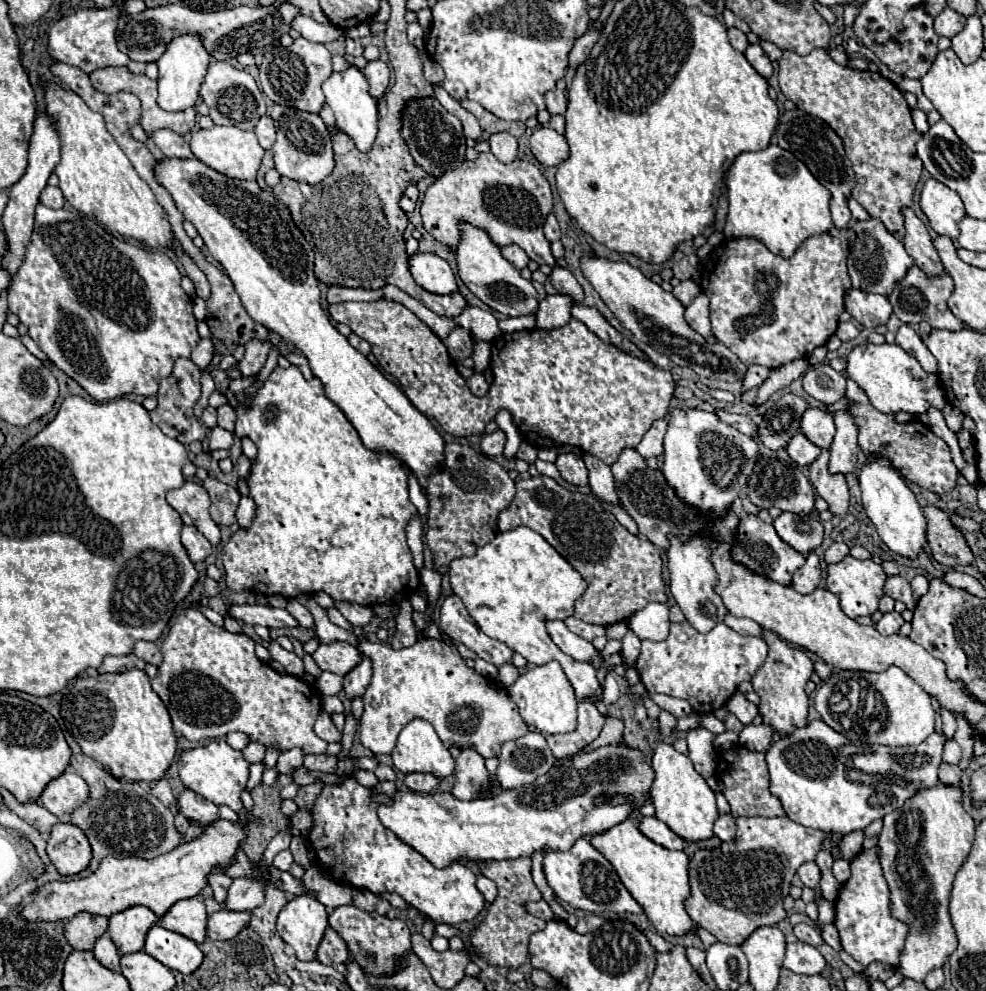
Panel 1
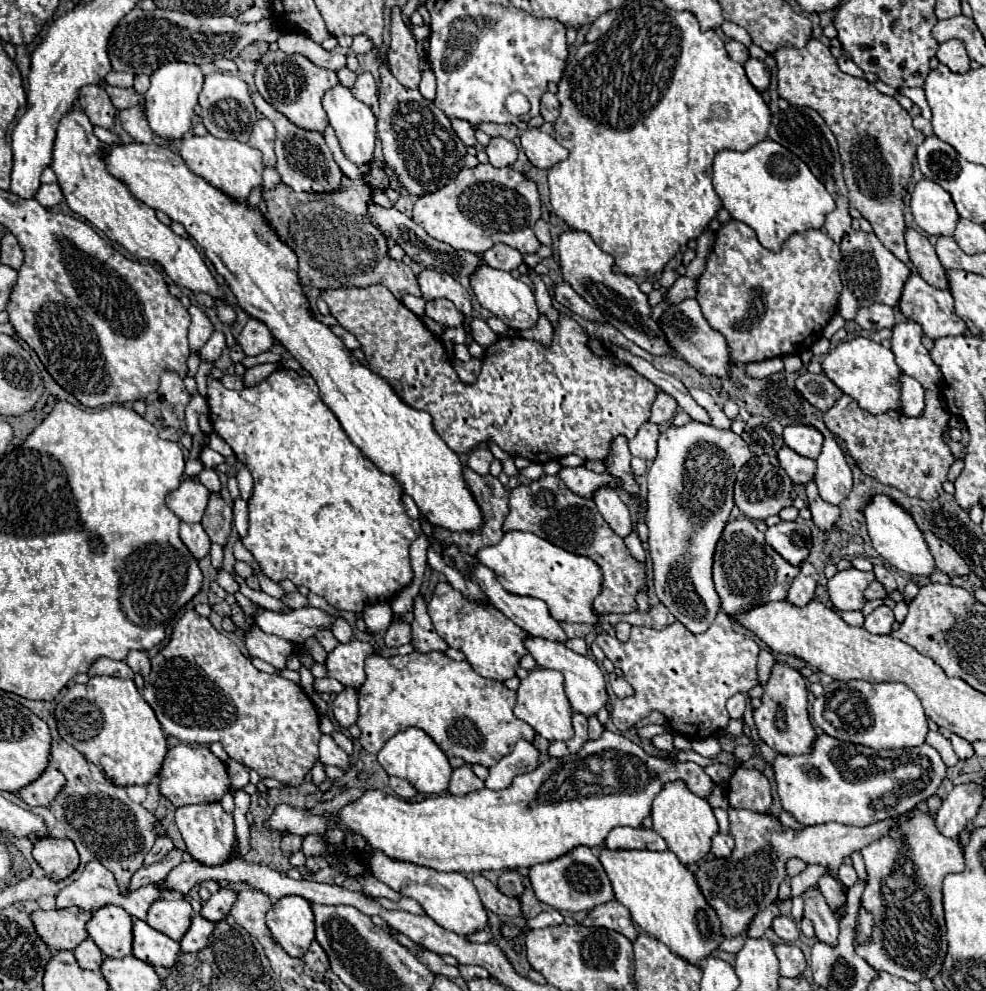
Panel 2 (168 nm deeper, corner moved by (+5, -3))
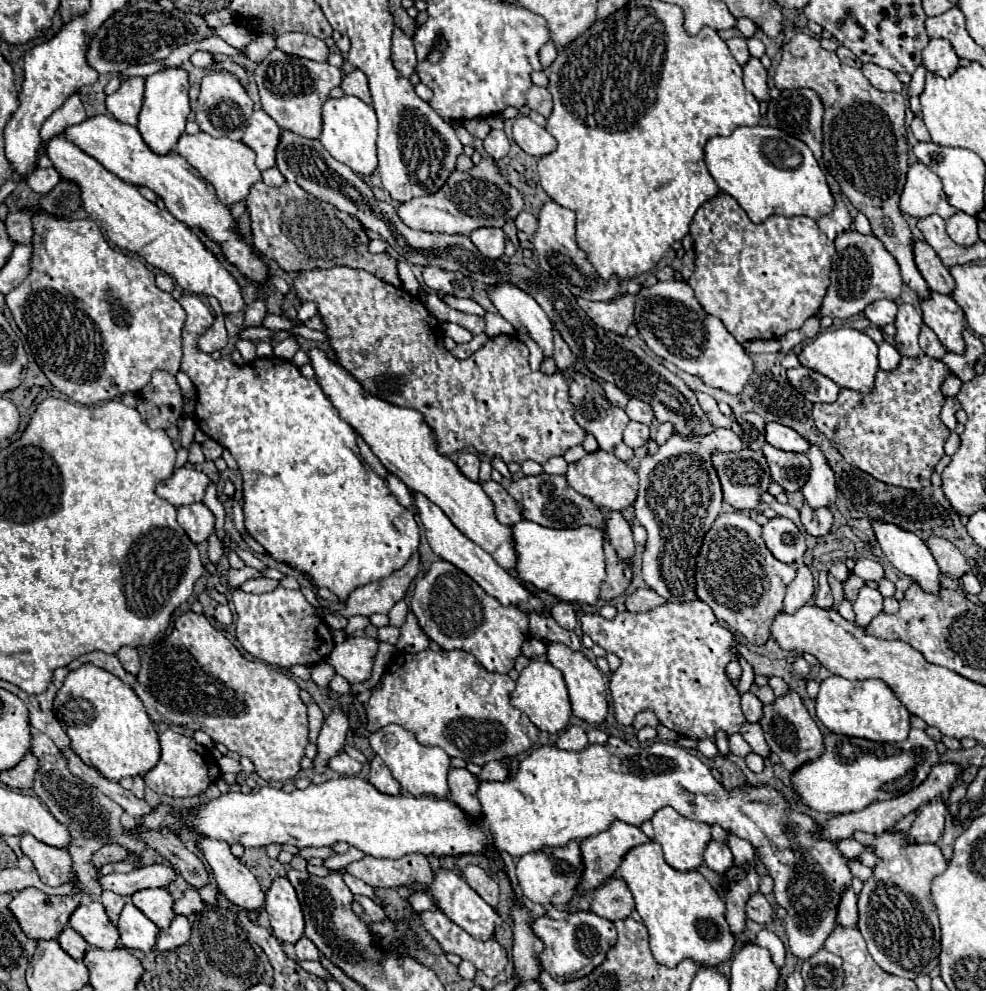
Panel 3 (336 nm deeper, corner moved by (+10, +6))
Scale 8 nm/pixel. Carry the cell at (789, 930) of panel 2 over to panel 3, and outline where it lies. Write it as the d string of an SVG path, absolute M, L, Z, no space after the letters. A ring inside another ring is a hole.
M754 894L746 904L746 916L758 924L768 924L774 920L774 910L762 894Z

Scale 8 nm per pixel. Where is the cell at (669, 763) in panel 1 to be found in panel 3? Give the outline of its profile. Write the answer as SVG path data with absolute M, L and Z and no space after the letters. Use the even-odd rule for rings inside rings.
M658 810L652 816L654 840L662 846L666 862L676 870L696 870L704 862L710 826L684 818L676 810Z

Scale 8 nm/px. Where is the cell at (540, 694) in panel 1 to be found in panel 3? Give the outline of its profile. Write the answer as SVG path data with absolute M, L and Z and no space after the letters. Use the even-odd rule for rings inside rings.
M532 660L518 676L516 680L516 690L512 692L510 704L516 706L518 710L522 710L538 730L556 734L562 732L572 716L570 710L570 700L568 700L568 692L566 692L566 684L562 678L562 672L556 670L550 662L546 660Z

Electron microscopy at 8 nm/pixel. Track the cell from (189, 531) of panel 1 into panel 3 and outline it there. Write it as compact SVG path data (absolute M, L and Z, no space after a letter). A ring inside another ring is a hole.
M202 502L180 506L178 524L184 528L184 532L194 544L200 544L214 532L214 514Z

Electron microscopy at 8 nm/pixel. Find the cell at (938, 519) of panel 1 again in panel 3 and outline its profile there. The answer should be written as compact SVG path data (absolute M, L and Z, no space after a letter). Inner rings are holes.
M930 536L926 540L926 546L930 548L934 560L938 562L938 568L946 572L946 576L960 578L962 574L970 572L966 558L960 554L960 550L950 540L940 538L940 536Z

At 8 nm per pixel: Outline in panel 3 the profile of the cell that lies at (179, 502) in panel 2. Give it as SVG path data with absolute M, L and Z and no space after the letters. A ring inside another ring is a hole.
M178 468L174 470L172 478L156 486L156 494L170 504L178 506L188 506L194 502L202 502L204 490L208 486L208 476L202 470L196 468Z

